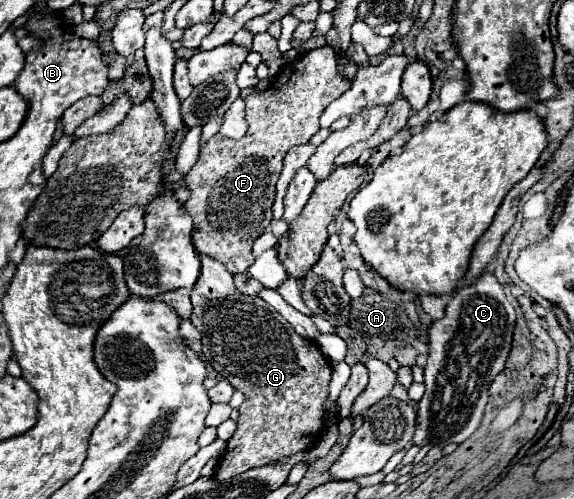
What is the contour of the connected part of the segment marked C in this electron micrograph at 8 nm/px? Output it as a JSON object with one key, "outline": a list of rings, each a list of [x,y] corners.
{"outline":[[[490,272],[452,294],[446,316],[430,326],[430,354],[424,368],[426,392],[418,402],[412,444],[444,448],[450,442],[462,444],[476,432],[488,402],[488,386],[504,370],[510,354],[514,322],[516,312]]]}

